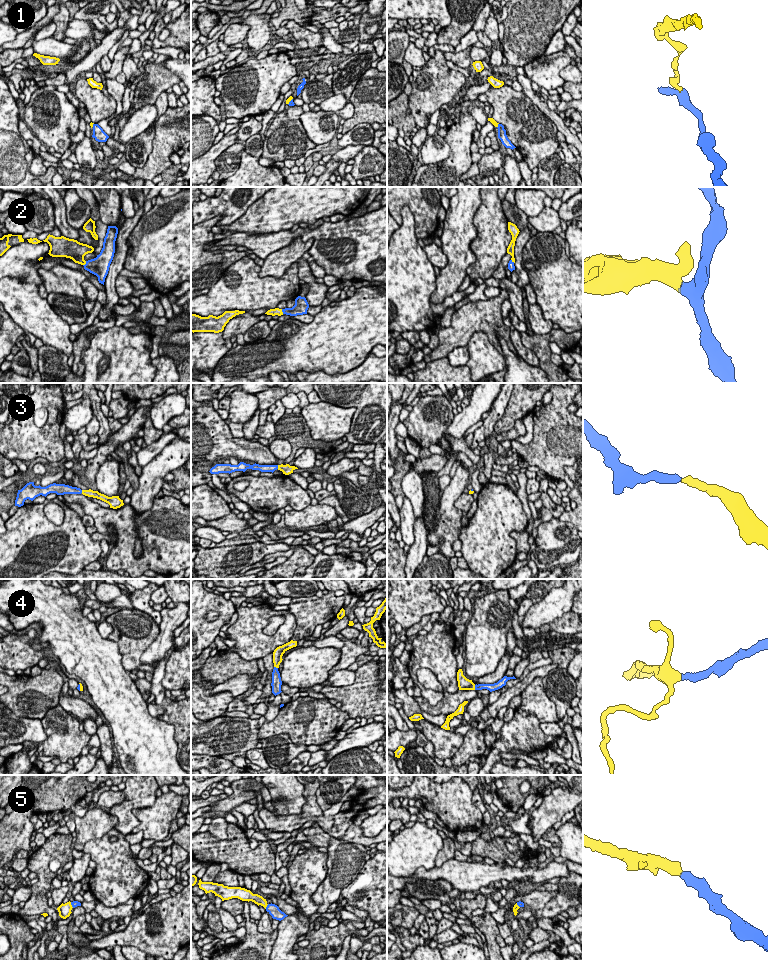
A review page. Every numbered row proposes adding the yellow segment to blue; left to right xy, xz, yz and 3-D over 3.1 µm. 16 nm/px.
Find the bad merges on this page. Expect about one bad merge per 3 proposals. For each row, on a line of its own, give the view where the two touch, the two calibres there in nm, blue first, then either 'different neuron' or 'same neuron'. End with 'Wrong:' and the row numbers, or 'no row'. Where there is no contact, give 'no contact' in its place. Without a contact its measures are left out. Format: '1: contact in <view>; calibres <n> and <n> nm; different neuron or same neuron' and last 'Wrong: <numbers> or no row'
1: contact in xz; calibres 90 and 70 nm; different neuron
2: contact in xy; calibres 320 and 300 nm; same neuron
3: contact in xz; calibres 130 and 160 nm; same neuron
4: contact in yz; calibres 120 and 190 nm; same neuron
5: contact in xz; calibres 180 and 160 nm; same neuron
Wrong: 1

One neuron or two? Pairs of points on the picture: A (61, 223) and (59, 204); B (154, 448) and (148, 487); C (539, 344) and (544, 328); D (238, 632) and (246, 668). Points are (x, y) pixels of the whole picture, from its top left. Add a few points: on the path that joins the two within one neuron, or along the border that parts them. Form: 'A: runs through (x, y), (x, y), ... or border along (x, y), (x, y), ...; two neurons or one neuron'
A: runs through (60, 218), (60, 209); one neuron
B: border along (169, 442), (142, 468); two neurons
C: border along (552, 328), (547, 333), (534, 334); two neurons
D: border along (235, 651), (243, 659), (257, 660); two neurons

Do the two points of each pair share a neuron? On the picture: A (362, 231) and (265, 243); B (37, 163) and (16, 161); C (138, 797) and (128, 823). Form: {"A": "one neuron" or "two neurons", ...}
{"A": "one neuron", "B": "two neurons", "C": "one neuron"}

